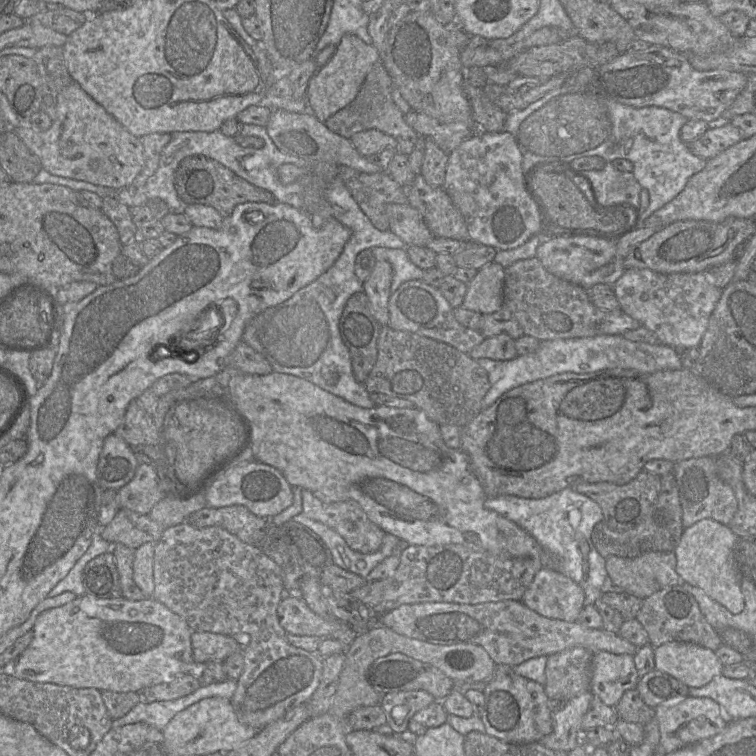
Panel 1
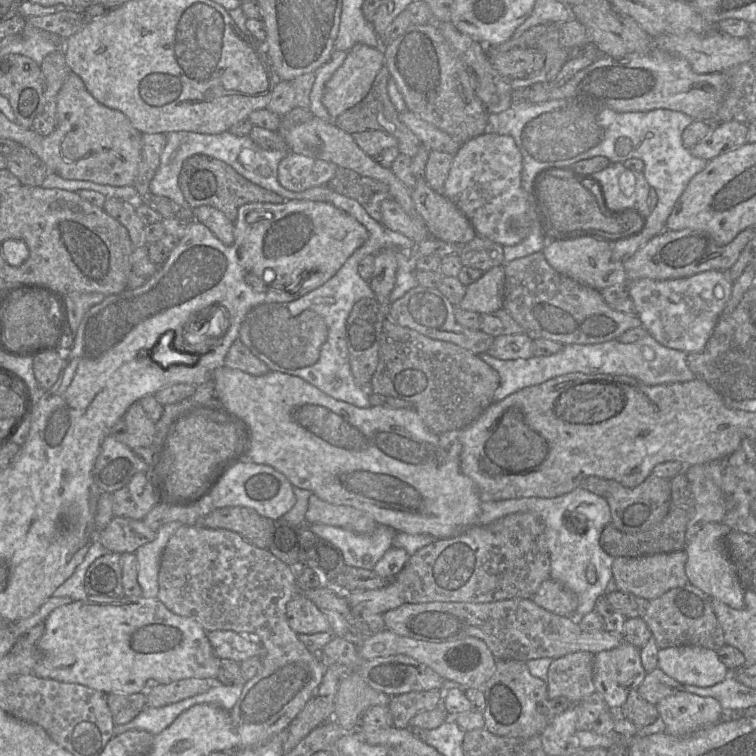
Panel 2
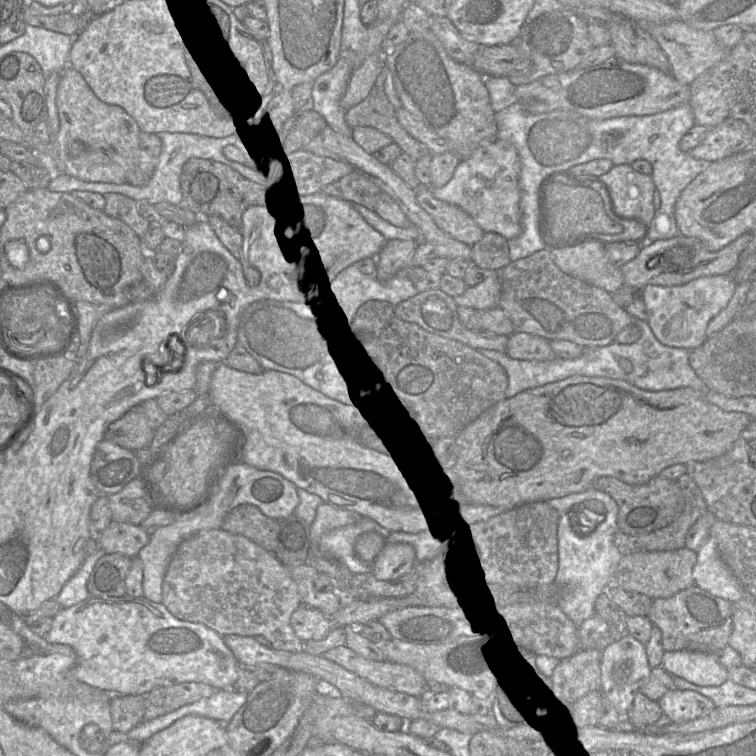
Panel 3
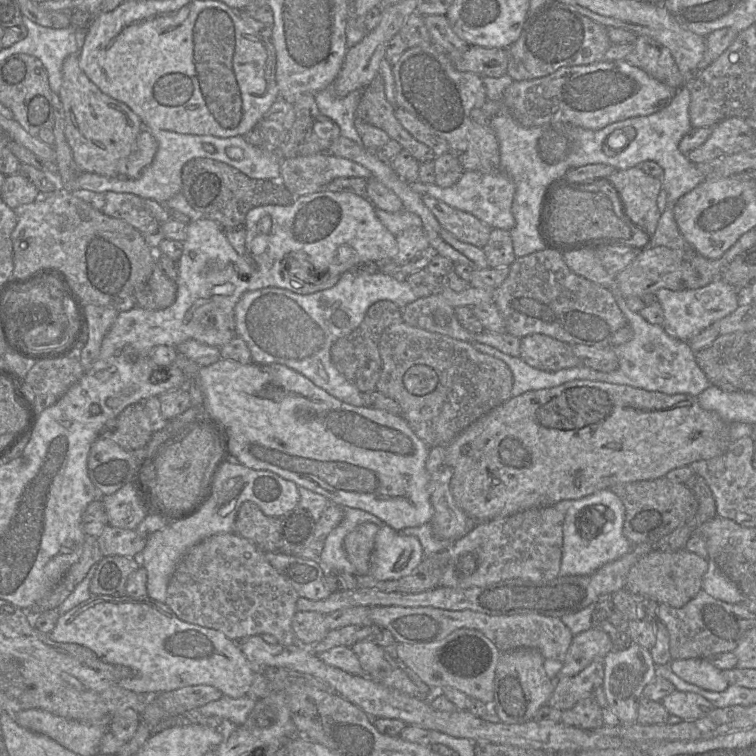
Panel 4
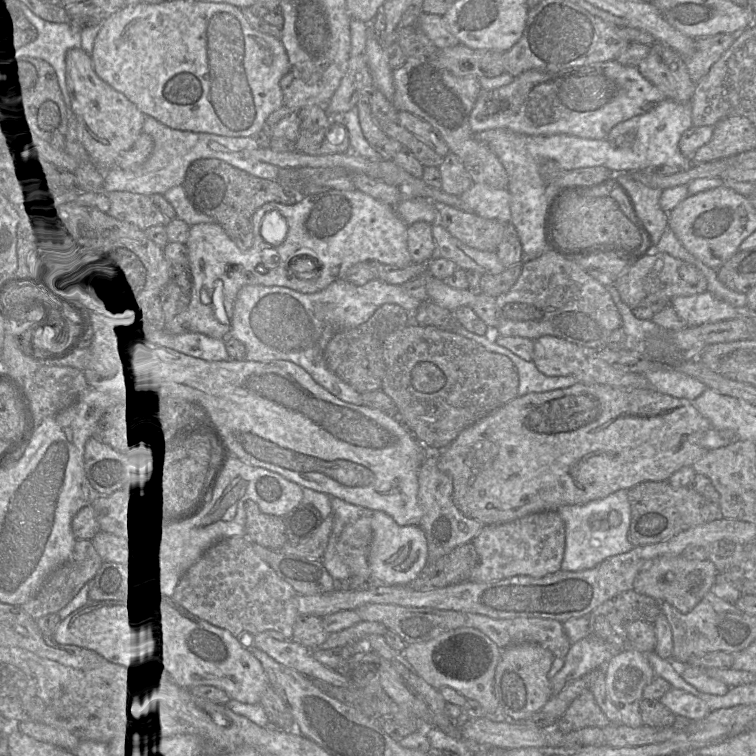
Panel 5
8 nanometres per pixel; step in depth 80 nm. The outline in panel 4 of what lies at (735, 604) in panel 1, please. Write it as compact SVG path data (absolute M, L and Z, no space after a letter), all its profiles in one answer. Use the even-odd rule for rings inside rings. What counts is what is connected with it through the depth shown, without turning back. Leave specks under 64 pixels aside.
M707 559L708 569L703 576L702 590L720 601L739 604L743 601L744 595L739 587L729 579L717 566Z

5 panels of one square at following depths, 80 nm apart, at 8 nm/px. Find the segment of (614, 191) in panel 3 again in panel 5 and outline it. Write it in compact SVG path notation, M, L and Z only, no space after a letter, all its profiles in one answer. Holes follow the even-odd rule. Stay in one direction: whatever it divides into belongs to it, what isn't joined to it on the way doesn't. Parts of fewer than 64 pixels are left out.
M614 172L613 179L630 198L635 214L649 234L652 250L669 227L669 214L660 207L663 190L648 187L635 180L630 172Z

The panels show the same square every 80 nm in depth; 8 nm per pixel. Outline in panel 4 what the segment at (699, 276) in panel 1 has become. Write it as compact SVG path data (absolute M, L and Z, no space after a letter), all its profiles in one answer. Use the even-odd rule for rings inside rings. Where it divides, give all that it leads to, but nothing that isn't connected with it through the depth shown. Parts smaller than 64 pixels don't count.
M722 278L697 289L673 291L661 288L654 295L664 312L664 330L670 336L687 342L714 322L730 315L741 303L740 291Z

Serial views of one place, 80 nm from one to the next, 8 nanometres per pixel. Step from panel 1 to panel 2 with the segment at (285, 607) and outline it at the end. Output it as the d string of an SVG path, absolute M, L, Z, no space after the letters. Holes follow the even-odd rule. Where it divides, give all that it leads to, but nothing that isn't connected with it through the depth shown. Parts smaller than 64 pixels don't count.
M297 592L287 603L286 617L296 634L310 635L331 630L323 612L301 592Z

